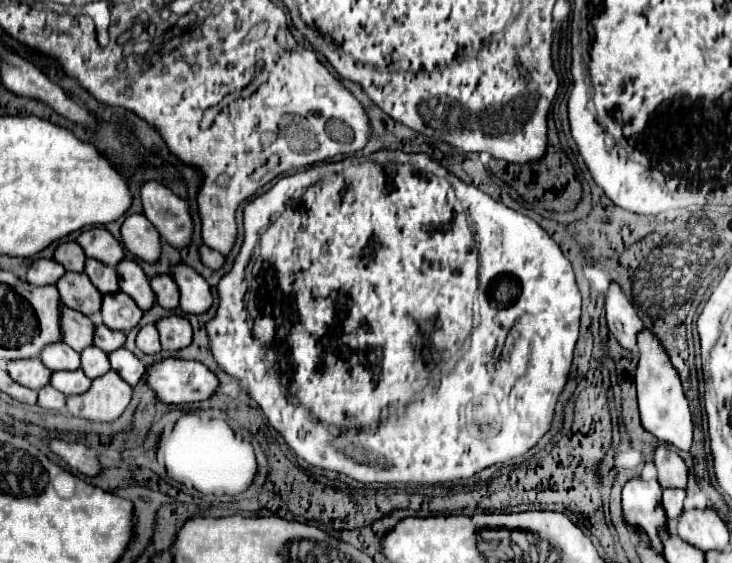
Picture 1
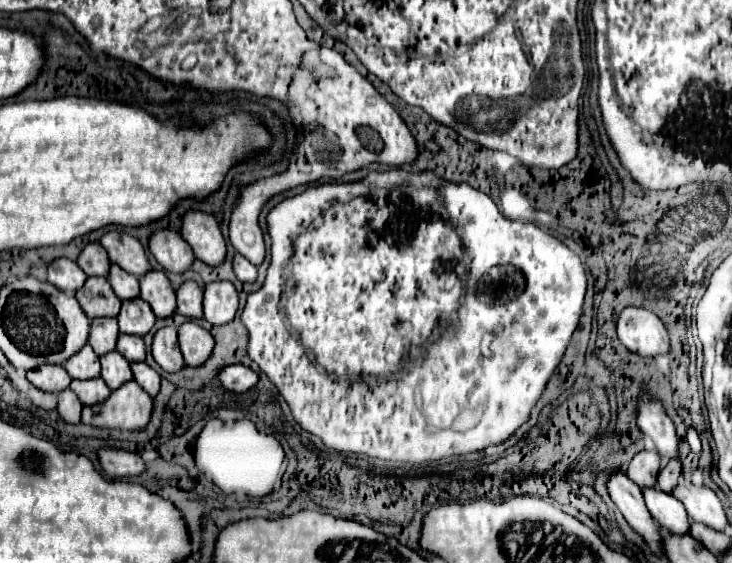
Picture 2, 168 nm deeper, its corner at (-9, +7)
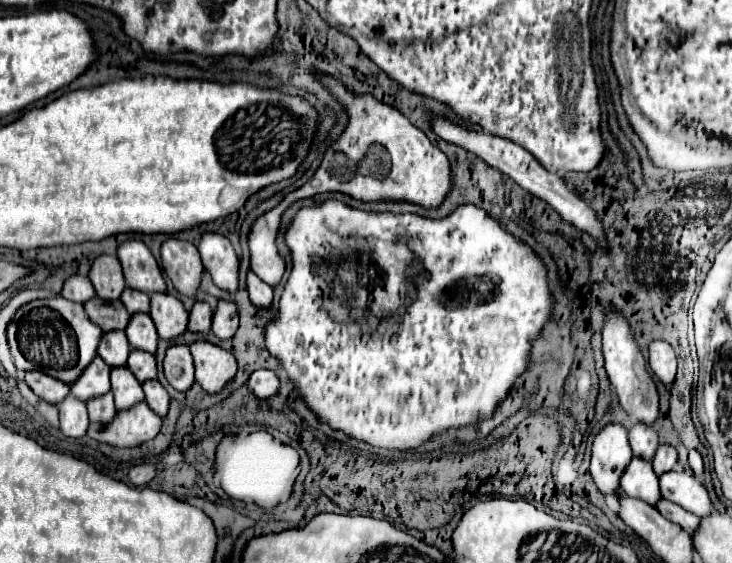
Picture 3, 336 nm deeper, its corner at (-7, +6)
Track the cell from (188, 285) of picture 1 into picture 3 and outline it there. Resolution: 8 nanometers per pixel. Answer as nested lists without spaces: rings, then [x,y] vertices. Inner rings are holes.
[[[218,299],[218,305],[212,315],[212,333],[224,341],[224,339],[232,337],[232,333],[236,333],[236,325],[238,325],[236,303],[226,301],[226,299]]]

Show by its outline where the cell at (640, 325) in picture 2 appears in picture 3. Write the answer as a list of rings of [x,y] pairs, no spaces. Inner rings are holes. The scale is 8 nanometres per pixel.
[[[650,341],[648,345],[648,357],[650,357],[650,369],[652,373],[664,383],[672,385],[676,377],[676,355],[670,343],[666,341]]]

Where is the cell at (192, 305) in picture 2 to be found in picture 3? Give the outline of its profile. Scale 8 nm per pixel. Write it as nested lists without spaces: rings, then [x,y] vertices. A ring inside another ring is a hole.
[[[196,301],[190,309],[188,317],[188,331],[194,333],[208,333],[212,323],[212,307],[206,301]]]

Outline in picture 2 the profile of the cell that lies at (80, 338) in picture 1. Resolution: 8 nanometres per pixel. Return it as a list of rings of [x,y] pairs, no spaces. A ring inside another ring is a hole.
[[[96,318],[96,320],[92,320],[88,344],[94,348],[94,352],[98,356],[104,356],[104,354],[116,350],[118,336],[120,336],[120,332],[118,332],[116,318]]]

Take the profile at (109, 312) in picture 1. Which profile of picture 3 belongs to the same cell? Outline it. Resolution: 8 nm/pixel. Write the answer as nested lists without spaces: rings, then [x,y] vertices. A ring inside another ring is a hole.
[[[132,313],[124,333],[134,349],[144,349],[148,353],[156,351],[158,333],[156,333],[156,327],[152,325],[152,317],[148,317],[148,313]]]

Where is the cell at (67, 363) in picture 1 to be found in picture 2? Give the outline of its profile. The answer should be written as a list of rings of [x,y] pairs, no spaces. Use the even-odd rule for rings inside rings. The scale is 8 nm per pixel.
[[[86,344],[78,354],[74,354],[66,364],[66,372],[74,380],[92,380],[100,376],[100,358],[98,354]]]

